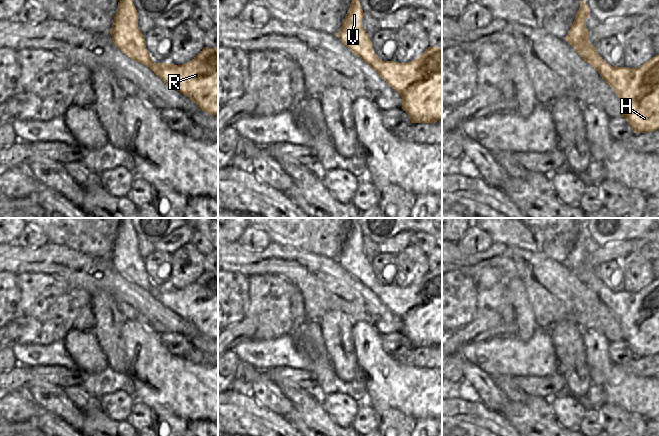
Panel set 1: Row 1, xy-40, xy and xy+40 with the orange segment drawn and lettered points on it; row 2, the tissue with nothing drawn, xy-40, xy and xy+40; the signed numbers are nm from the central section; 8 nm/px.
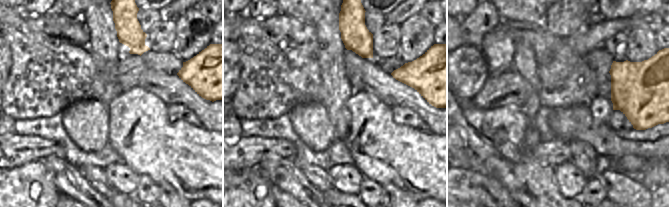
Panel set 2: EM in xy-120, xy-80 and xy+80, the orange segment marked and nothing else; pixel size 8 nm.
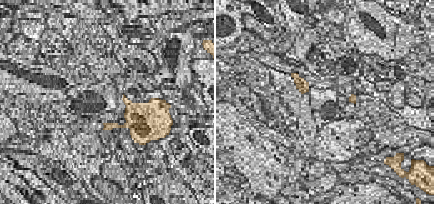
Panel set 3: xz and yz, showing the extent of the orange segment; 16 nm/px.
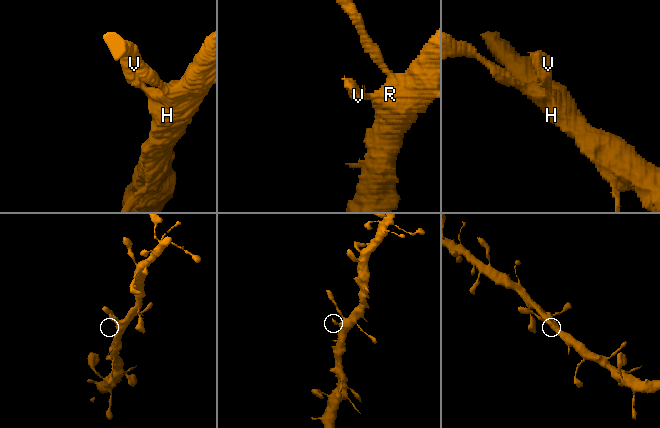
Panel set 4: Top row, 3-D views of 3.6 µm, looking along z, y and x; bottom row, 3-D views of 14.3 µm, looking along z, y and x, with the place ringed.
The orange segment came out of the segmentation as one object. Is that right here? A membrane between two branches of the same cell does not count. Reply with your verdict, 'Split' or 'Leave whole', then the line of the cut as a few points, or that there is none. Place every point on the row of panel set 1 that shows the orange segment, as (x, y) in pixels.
Leave whole. No split

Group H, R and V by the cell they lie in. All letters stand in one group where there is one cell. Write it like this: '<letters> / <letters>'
H R V

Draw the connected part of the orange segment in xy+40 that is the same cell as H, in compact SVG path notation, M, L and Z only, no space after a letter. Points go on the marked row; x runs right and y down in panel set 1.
M580 1L576 18L564 40L618 94L622 117L626 118L633 132L659 129L659 55L633 69L609 65L588 40L586 20L589 14L586 1Z

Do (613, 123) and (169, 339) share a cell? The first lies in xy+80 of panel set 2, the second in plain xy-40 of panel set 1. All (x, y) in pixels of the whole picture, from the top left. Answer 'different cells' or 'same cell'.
same cell

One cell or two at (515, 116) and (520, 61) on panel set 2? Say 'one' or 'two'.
two

